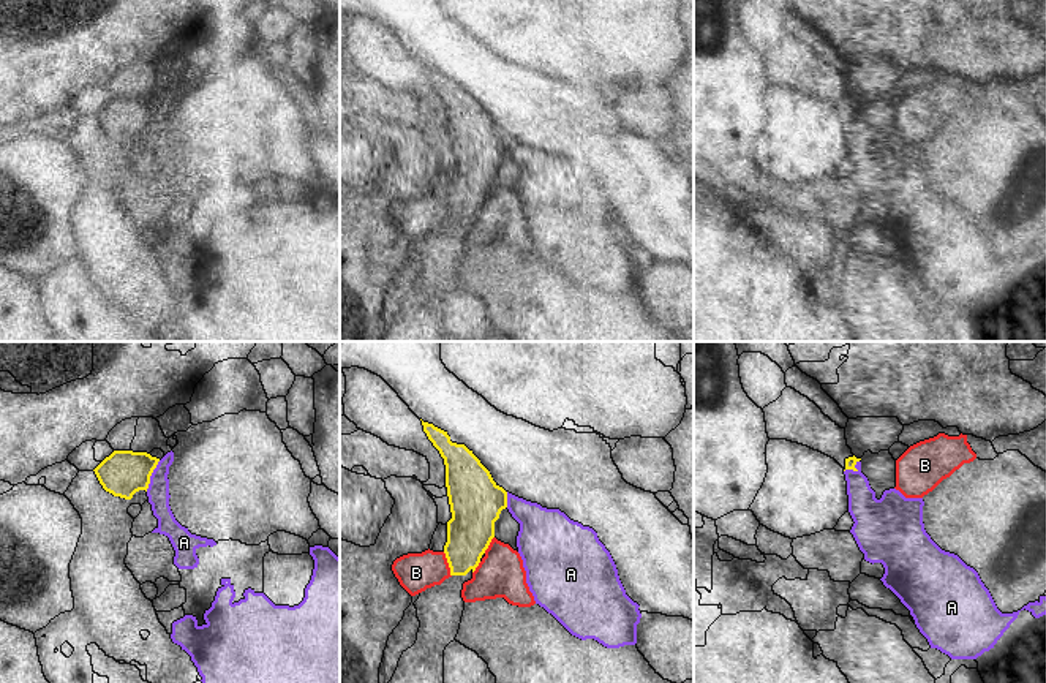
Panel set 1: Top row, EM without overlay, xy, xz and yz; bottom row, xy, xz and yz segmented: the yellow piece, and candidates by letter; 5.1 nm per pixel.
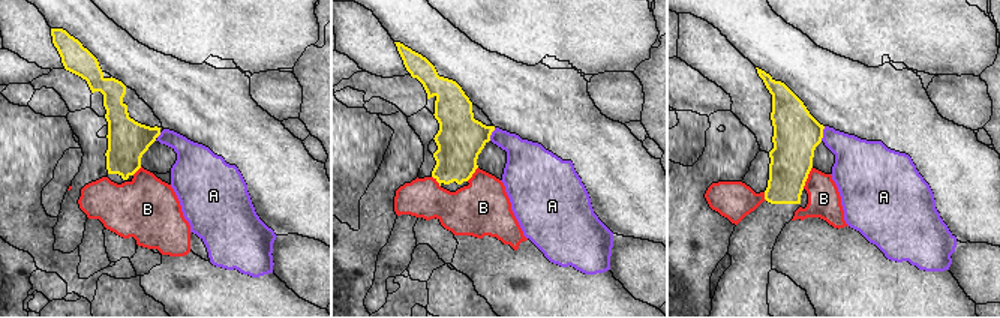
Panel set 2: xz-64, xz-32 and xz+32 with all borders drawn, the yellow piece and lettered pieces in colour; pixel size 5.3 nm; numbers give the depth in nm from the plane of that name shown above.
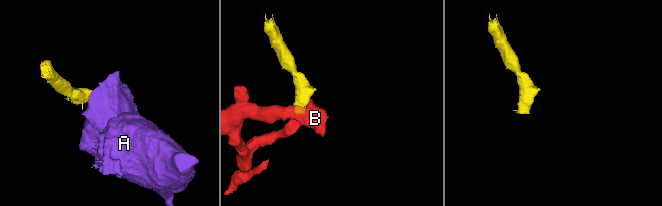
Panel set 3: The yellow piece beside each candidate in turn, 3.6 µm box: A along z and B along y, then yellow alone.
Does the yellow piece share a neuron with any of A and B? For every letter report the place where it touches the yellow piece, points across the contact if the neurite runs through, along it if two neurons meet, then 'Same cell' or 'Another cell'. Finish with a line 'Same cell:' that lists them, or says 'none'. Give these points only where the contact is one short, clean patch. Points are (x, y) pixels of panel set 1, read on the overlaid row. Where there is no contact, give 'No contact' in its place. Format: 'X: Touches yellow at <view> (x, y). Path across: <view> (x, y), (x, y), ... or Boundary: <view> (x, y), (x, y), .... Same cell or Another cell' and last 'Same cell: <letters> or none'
A: Touches yellow at xy (150, 475). Boundary: xy (160, 460), (146, 490). Another cell
B: Touches yellow at xz (449, 565). Boundary: xz (443, 552), (451, 576). Another cell
Same cell: none

